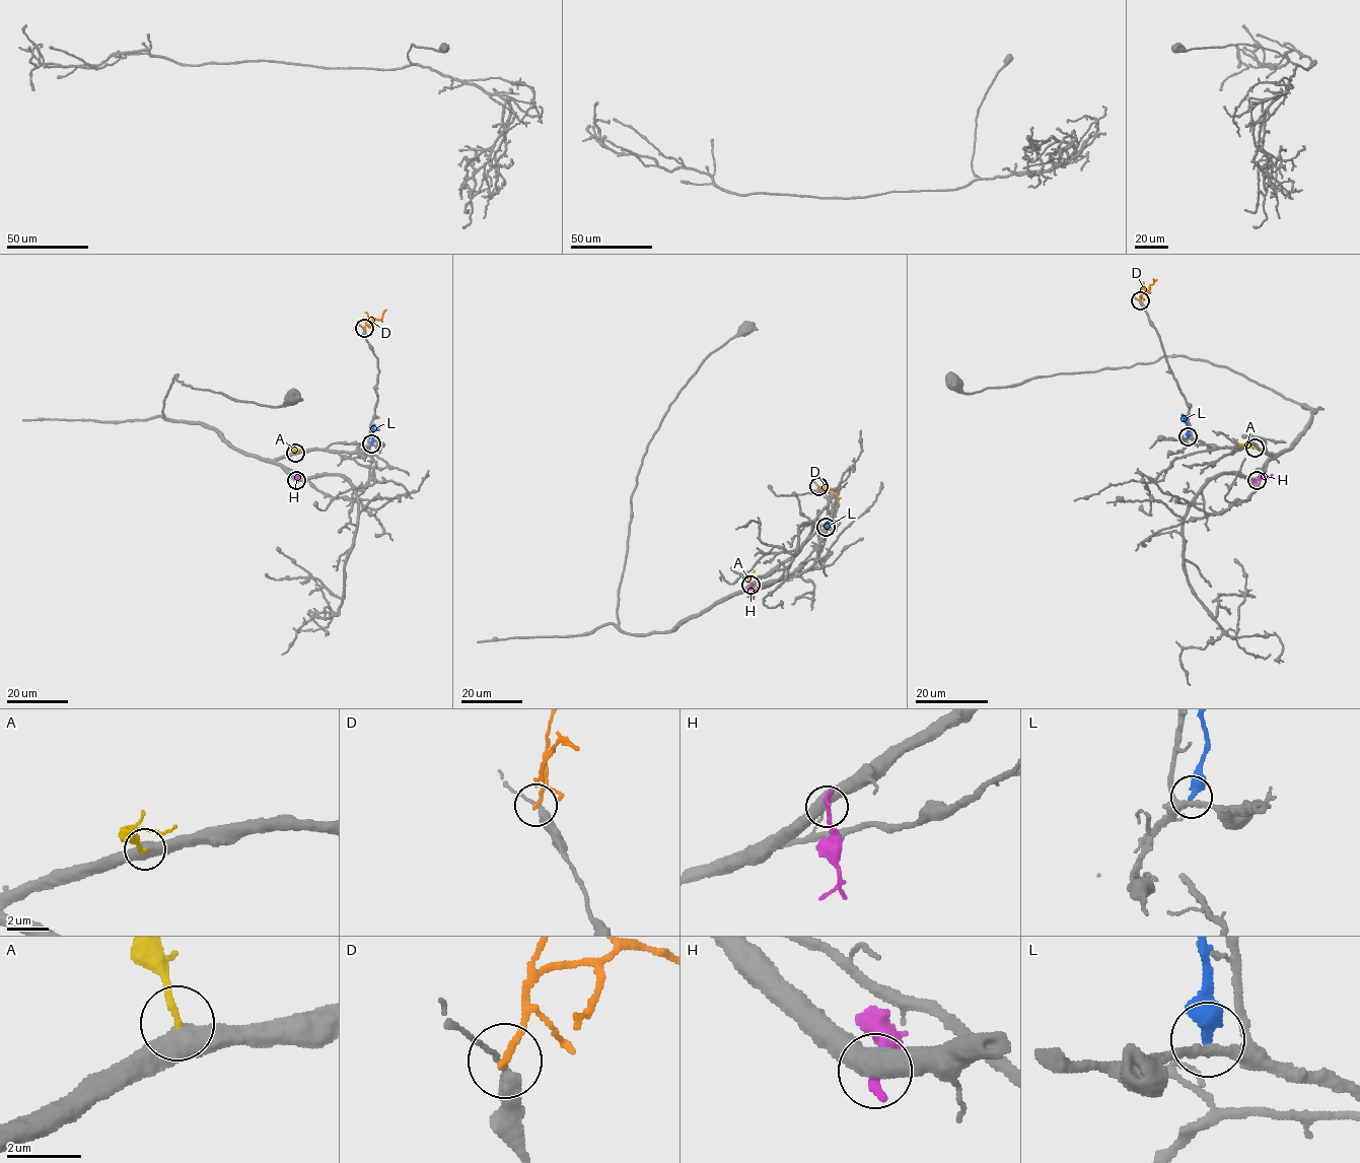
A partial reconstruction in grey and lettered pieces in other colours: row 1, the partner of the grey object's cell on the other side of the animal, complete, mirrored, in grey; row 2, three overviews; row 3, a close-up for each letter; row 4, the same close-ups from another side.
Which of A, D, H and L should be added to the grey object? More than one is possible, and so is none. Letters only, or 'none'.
A

